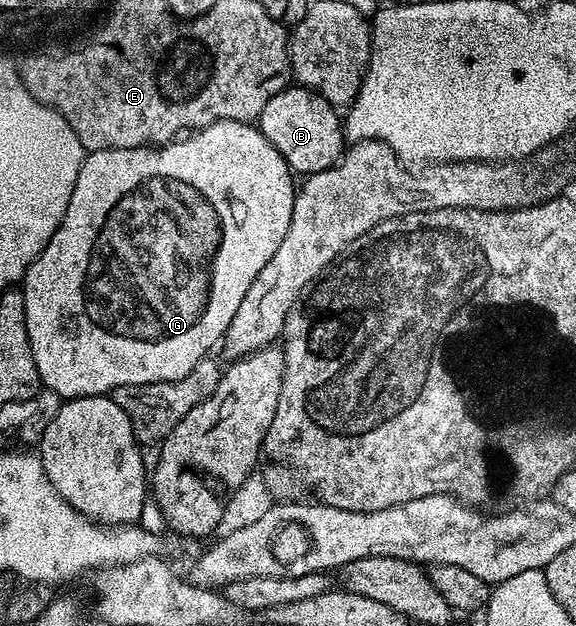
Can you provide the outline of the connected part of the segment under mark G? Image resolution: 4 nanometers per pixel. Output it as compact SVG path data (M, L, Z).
M218 121L158 147L96 149L88 152L81 163L77 183L73 183L69 207L65 207L65 215L53 239L49 239L41 255L37 255L37 259L28 267L21 282L29 343L42 388L52 389L61 399L98 397L110 394L122 385L176 381L189 375L189 371L193 371L193 367L197 367L197 363L210 354L207 352L222 342L229 323L233 323L233 315L237 315L237 307L241 307L241 299L245 299L245 291L253 287L253 279L261 275L269 259L273 259L273 251L281 247L281 239L285 239L285 231L289 231L296 192L296 178L277 147L265 139L258 127L246 121Z

